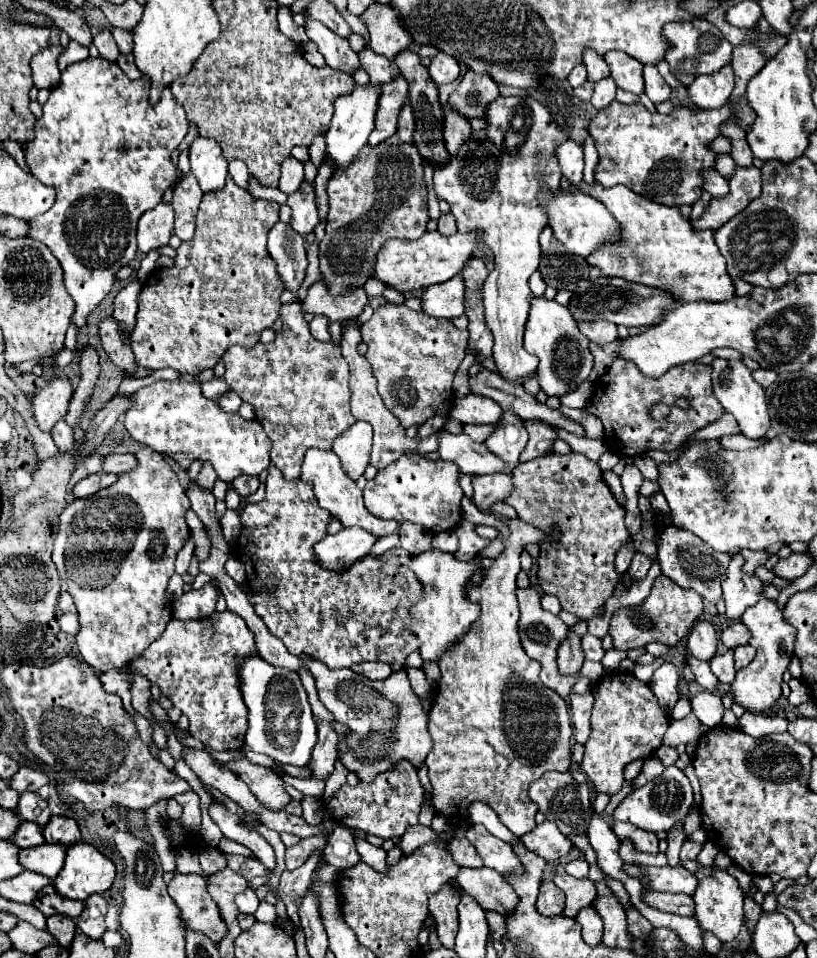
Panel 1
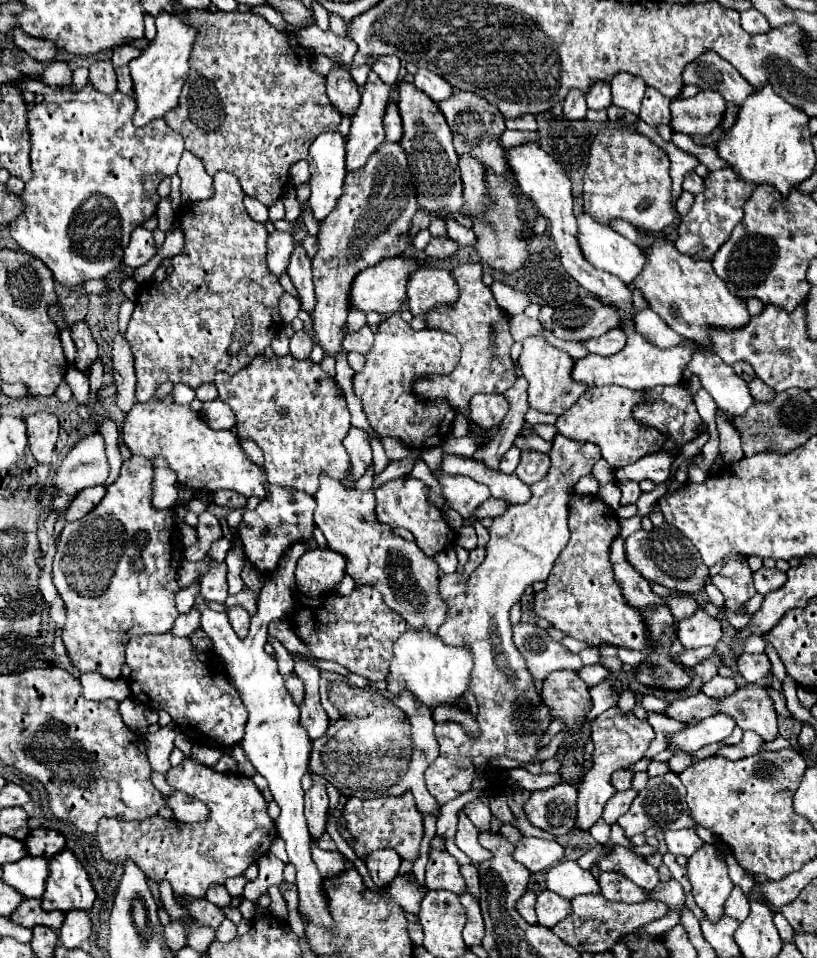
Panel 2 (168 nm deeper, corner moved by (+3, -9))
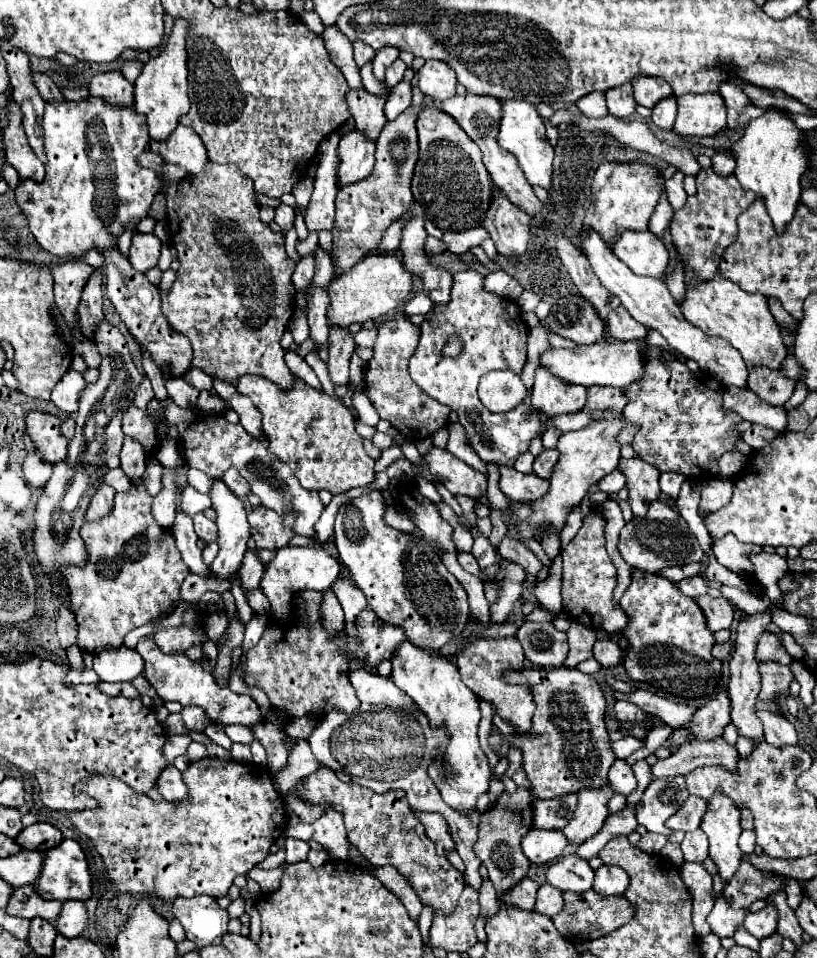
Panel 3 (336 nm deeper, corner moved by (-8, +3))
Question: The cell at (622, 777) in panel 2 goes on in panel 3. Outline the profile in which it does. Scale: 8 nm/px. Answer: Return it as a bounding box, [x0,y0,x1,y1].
[609,760,637,794]

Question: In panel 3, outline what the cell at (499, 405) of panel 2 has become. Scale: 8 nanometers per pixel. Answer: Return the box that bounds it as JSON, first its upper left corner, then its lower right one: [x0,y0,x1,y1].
[479,372,527,412]

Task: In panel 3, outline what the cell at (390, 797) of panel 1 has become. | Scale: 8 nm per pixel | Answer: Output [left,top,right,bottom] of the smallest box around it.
[303,768,465,914]

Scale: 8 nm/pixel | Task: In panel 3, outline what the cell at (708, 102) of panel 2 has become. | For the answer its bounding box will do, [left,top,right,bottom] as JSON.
[673,92,727,136]

